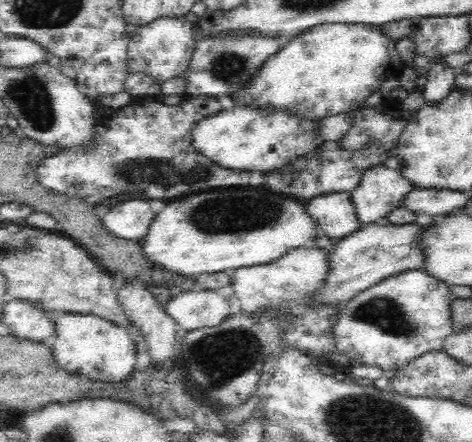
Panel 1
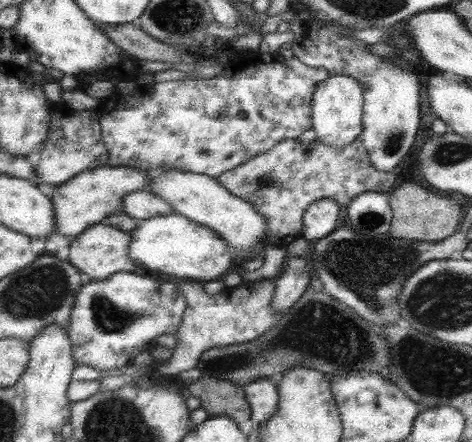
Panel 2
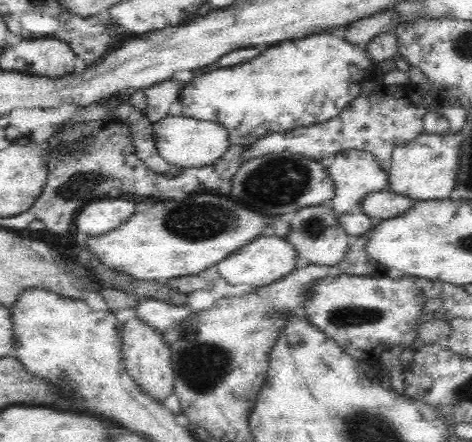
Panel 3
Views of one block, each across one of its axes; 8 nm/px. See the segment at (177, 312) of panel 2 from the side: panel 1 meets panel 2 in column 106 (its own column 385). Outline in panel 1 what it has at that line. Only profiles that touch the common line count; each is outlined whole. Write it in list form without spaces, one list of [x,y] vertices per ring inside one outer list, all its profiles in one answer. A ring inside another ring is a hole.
[[[422,268],[390,276],[338,306],[340,312],[334,326],[336,346],[328,362],[336,370],[346,370],[348,364],[354,364],[398,372],[410,360],[444,348],[446,338],[456,332],[452,326],[452,300],[450,286]]]

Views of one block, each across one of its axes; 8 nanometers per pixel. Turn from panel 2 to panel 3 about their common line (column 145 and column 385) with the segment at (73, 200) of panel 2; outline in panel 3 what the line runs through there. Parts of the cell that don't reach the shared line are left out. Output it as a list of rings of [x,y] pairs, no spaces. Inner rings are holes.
[[[344,150],[334,154],[326,164],[328,176],[334,180],[334,198],[330,200],[330,208],[338,214],[360,208],[360,202],[372,192],[384,192],[388,188],[388,172],[378,168],[378,162],[372,154],[364,154],[360,150]]]

